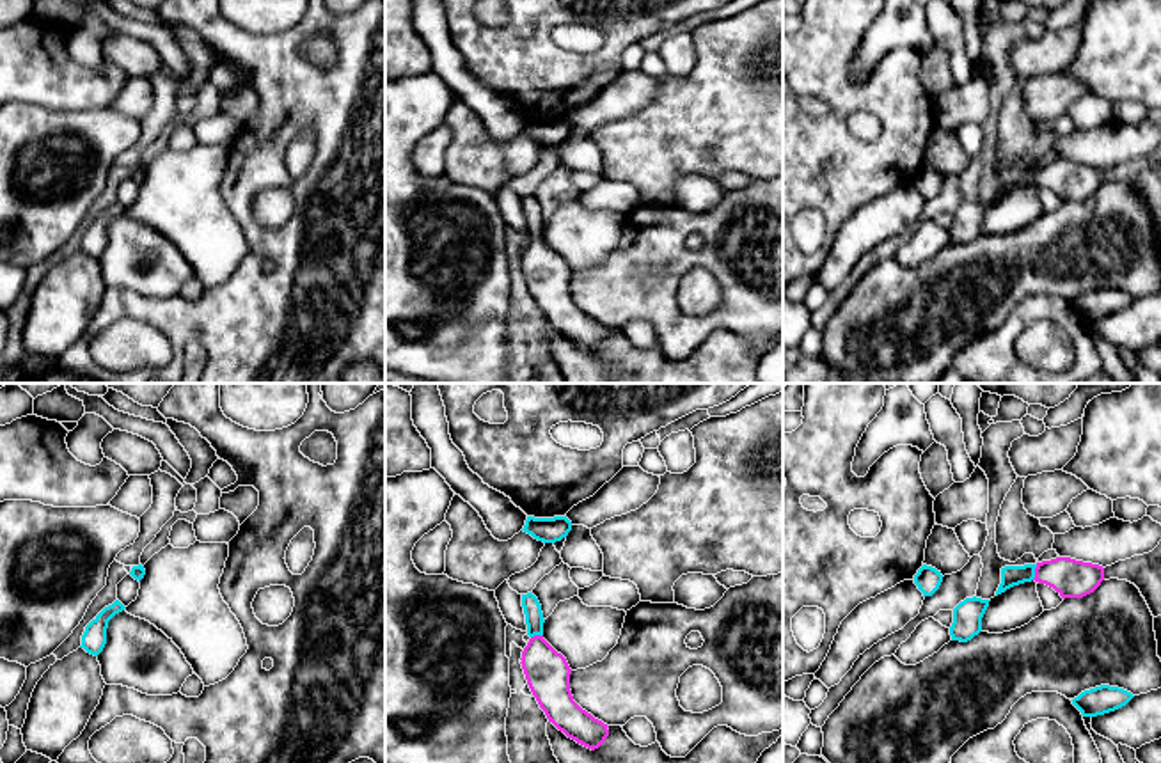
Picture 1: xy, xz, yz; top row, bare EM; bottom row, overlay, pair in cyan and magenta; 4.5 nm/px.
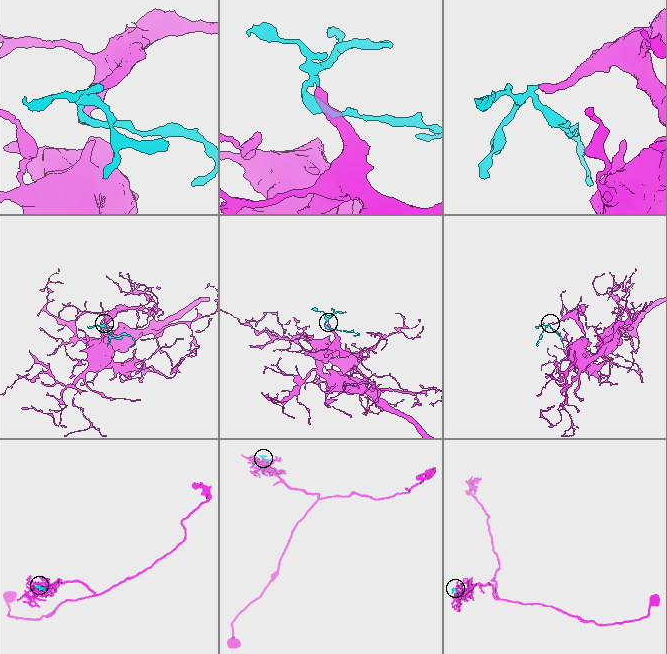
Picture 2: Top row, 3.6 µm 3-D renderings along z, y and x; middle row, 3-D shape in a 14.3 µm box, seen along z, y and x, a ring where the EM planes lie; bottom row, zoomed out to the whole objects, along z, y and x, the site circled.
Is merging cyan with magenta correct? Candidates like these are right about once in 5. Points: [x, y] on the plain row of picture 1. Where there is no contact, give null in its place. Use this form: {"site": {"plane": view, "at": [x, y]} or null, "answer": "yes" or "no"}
{"site": {"plane": "yz", "at": [1034, 174]}, "answer": "yes"}

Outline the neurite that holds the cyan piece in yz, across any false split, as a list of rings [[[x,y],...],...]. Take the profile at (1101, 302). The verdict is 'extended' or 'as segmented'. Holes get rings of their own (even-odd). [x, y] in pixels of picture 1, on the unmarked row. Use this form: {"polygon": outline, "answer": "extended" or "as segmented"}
{"polygon": [[[1101,287],[1081,295],[1072,307],[1083,319],[1097,319],[1125,309],[1134,298],[1124,291]]], "answer": "as segmented"}

